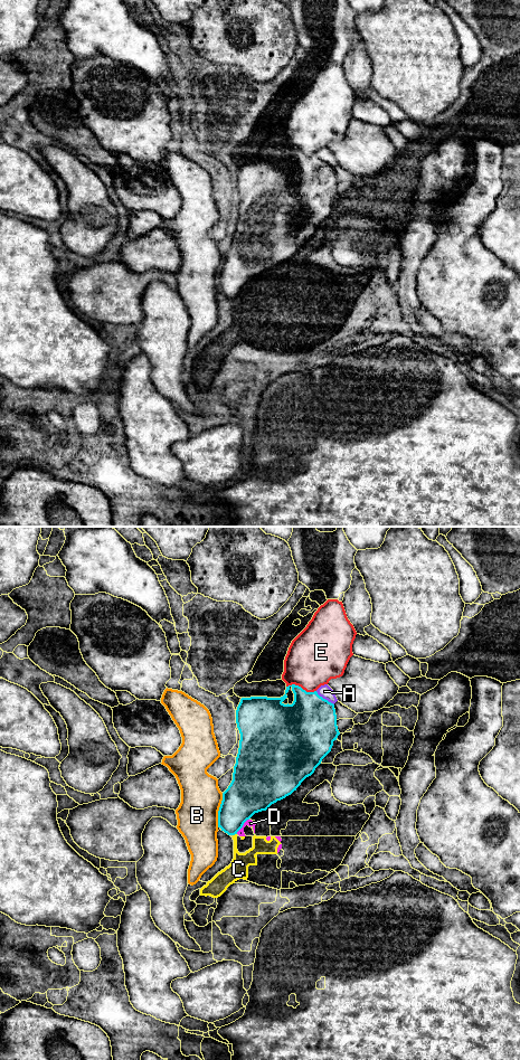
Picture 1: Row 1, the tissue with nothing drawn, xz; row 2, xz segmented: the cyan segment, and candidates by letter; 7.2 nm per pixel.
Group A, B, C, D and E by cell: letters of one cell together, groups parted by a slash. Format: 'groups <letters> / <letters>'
groups A / B / C D / E

